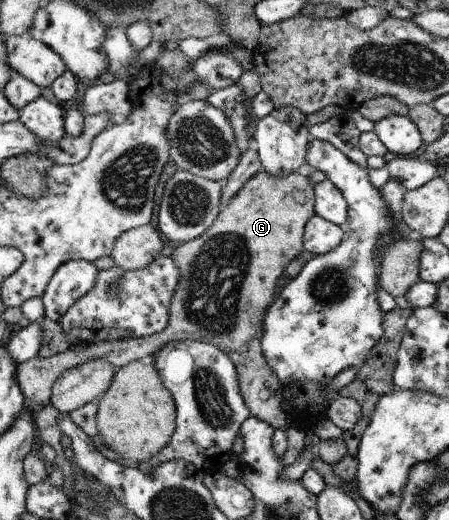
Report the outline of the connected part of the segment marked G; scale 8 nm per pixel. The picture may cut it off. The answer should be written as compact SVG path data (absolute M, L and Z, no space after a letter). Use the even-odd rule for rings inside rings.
M259 171L252 176L239 192L227 202L221 204L221 212L214 224L201 234L199 238L189 242L174 245L171 258L179 267L179 285L175 290L174 298L169 302L167 322L159 332L139 338L121 339L118 341L95 341L90 344L81 344L79 348L69 347L65 352L52 357L35 356L31 360L25 360L17 366L17 384L23 391L27 402L34 409L51 405L52 386L55 381L69 368L85 364L91 358L105 358L118 369L135 360L151 359L153 354L165 346L167 342L191 339L193 341L205 341L214 343L218 348L230 355L231 362L235 365L238 381L241 383L242 394L246 404L251 410L251 416L261 418L269 426L277 430L288 428L287 414L281 408L283 401L282 385L262 350L263 330L261 330L261 318L267 316L270 309L275 288L279 284L279 278L283 276L285 268L293 258L301 254L303 240L305 238L306 225L315 215L315 197L312 195L313 186L311 180L299 172L289 176L271 176L267 172ZM293 190L303 190L309 194L304 203L300 203L293 197Z

